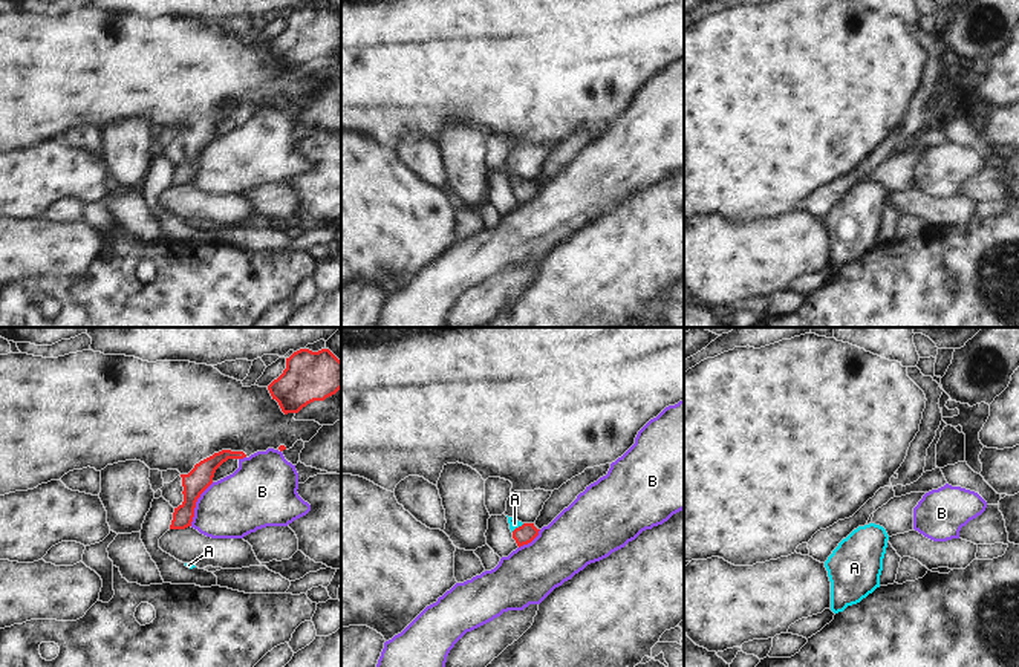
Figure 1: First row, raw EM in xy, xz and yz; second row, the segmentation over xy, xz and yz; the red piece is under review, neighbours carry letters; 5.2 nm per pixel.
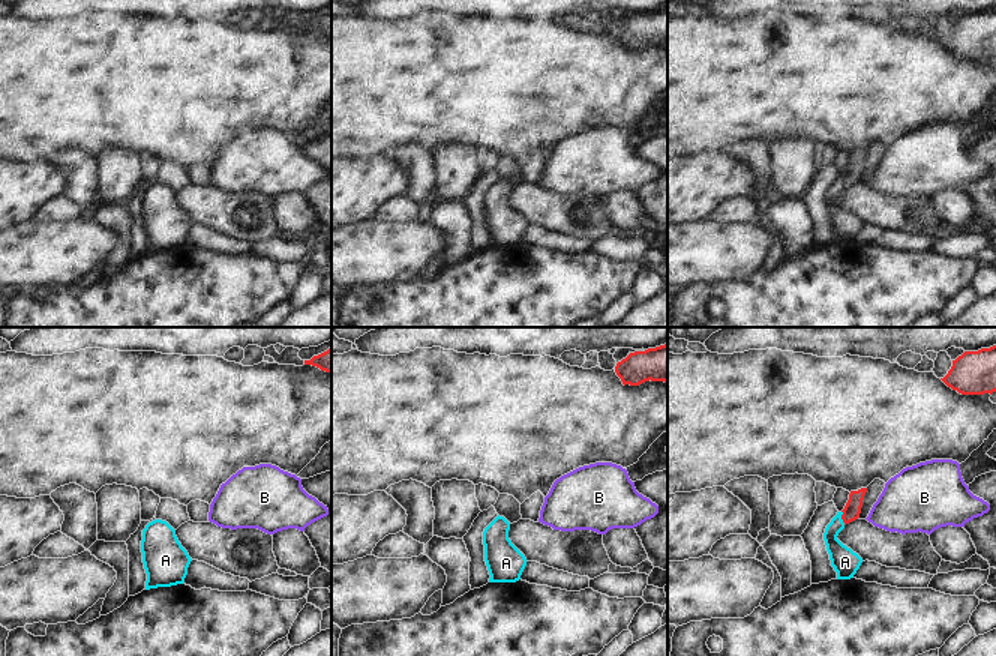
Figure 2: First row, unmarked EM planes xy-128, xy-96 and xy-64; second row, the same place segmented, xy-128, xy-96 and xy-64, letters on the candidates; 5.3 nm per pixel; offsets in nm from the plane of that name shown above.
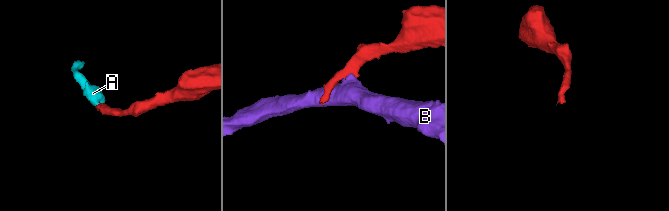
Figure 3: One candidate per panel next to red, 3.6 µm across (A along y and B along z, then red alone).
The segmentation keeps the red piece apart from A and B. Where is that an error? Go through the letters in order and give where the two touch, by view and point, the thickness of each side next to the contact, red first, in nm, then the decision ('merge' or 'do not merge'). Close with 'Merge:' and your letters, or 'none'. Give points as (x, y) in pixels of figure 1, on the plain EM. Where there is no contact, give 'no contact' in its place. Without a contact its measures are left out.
A: xz (519, 184) | 100/50 nm | merge
B: xy (195, 161) | 120/320 nm | do not merge
Merge: A

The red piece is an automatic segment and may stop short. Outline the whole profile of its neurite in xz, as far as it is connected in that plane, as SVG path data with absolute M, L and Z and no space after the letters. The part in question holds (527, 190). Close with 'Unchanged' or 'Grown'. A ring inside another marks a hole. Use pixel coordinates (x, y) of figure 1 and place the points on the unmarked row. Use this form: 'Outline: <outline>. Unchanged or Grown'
Outline: M508 174L508 181L513 190L513 196L516 197L519 205L531 200L539 193L540 188L534 184L534 181L522 181L514 174Z. Grown.

